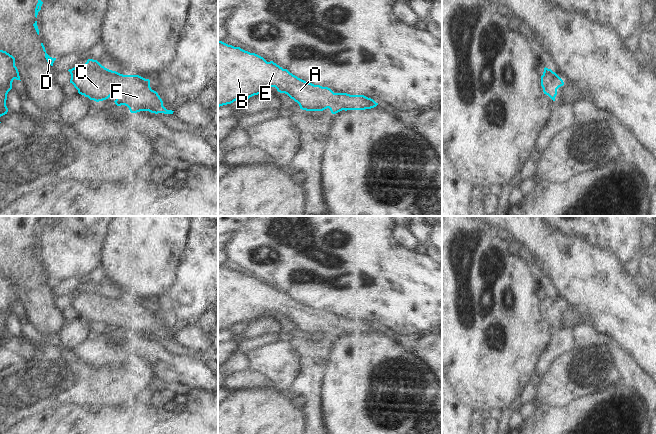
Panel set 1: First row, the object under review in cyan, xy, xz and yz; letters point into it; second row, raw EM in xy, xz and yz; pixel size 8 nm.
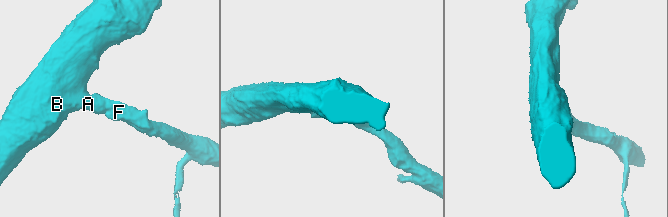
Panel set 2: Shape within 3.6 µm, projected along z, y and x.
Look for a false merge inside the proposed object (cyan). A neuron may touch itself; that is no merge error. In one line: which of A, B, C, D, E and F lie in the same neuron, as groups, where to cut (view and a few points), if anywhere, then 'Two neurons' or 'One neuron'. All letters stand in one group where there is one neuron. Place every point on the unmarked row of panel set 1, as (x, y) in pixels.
Groups: A B C D E F. No split. One neuron.

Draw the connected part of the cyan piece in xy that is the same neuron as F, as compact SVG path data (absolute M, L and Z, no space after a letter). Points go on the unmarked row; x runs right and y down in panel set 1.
M88 283L83 289L78 289L68 294L71 298L70 307L78 314L78 317L96 326L108 323L112 318L117 322L114 325L117 330L125 329L131 337L149 335L151 337L173 338L167 334L158 317L151 313L150 304L139 299L123 299L102 290L97 284Z

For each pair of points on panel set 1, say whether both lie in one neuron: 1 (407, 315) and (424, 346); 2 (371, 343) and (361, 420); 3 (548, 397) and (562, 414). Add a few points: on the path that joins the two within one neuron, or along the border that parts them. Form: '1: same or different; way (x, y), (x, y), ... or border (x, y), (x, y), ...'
1: different; border (429, 332), (422, 335)
2: same; way (371, 362), (366, 377), (366, 393), (362, 401)
3: different; border (577, 398), (564, 406), (539, 406)

